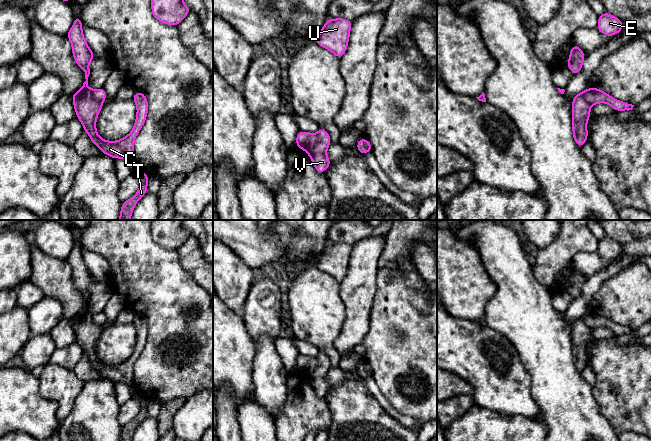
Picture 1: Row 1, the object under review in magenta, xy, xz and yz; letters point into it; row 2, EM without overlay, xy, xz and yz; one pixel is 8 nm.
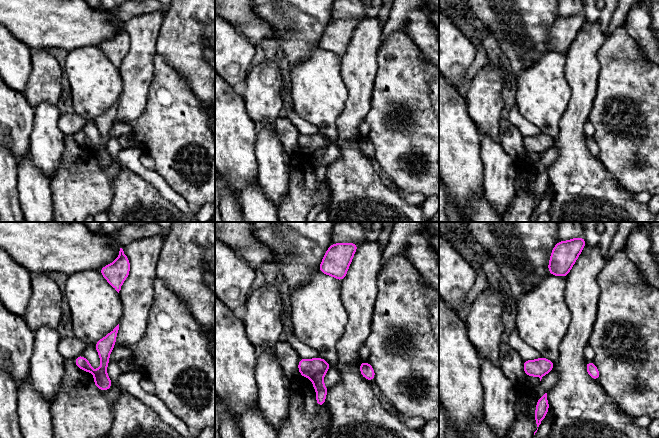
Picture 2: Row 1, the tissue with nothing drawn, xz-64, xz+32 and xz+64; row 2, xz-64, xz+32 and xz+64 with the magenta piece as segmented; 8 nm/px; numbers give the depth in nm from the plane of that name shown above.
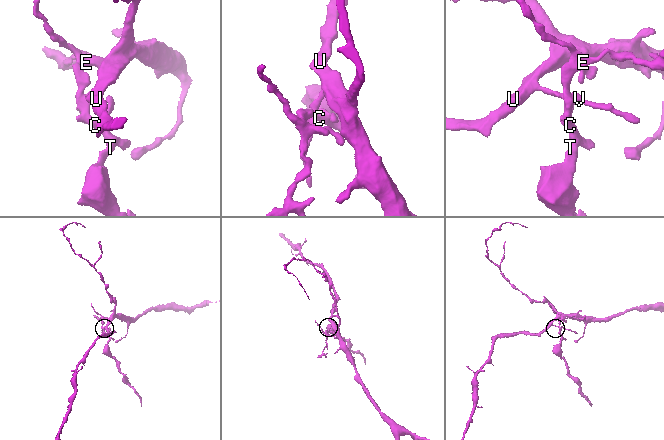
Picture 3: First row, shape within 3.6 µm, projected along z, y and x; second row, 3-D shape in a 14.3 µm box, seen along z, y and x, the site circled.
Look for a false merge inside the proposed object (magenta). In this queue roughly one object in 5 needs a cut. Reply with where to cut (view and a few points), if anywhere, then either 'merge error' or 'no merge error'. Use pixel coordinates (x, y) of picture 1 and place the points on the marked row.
xz (317, 134), (318, 141), (308, 152) | merge error

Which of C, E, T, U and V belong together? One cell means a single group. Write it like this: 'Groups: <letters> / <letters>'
Groups: C E T / U V

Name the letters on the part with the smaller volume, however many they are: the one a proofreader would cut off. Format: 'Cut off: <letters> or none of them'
Cut off: C, E, T

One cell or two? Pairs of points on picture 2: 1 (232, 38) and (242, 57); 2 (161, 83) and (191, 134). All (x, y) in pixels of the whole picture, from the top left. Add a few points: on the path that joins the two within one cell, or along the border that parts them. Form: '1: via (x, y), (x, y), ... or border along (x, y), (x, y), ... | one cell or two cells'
1: via (232, 43), (232, 47), (237, 52) | one cell
2: via (169, 96), (173, 116), (178, 121) | one cell

